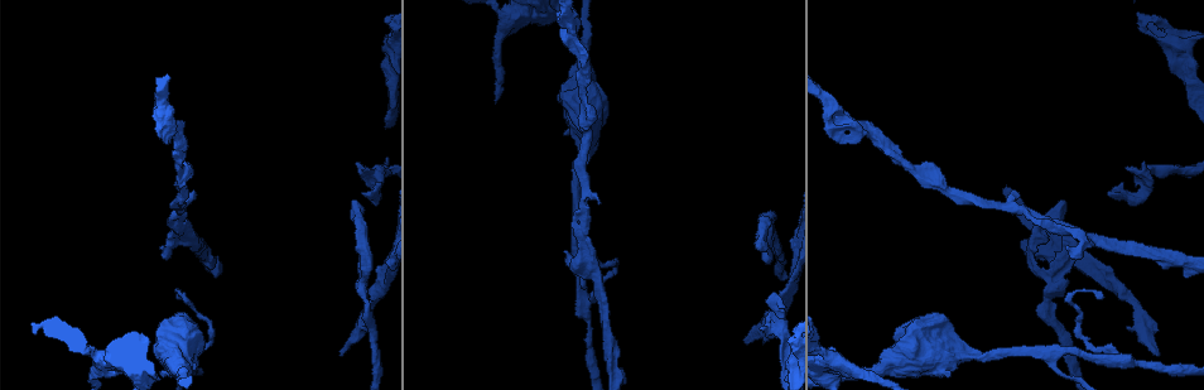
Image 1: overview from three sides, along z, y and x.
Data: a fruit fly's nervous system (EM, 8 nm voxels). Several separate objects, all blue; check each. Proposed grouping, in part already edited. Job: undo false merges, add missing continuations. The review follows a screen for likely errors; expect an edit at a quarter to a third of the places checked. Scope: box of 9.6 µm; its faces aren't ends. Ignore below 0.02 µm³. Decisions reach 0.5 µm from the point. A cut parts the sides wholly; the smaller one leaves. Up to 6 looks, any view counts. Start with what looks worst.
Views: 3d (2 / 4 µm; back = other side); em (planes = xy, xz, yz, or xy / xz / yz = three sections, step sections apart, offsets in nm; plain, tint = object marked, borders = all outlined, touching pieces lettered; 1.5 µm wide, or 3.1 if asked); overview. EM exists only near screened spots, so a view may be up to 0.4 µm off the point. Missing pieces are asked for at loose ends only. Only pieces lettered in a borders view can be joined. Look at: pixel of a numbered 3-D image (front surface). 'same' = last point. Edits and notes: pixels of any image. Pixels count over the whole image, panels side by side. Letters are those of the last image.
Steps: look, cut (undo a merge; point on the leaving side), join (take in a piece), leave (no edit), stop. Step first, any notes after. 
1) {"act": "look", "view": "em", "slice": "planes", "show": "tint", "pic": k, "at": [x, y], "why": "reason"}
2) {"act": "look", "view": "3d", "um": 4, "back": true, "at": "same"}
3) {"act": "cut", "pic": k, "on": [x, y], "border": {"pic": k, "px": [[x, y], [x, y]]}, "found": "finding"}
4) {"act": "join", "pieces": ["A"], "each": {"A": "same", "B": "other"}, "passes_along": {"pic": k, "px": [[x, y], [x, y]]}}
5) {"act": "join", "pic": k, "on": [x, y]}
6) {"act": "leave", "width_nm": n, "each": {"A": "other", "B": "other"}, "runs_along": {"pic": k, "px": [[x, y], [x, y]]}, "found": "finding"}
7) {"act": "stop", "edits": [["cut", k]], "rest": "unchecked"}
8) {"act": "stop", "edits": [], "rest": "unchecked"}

{"act": "look", "view": "em", "slice": "planes", "show": "tint", "pic": 1, "at": [1016, 191], "why": "free end"}

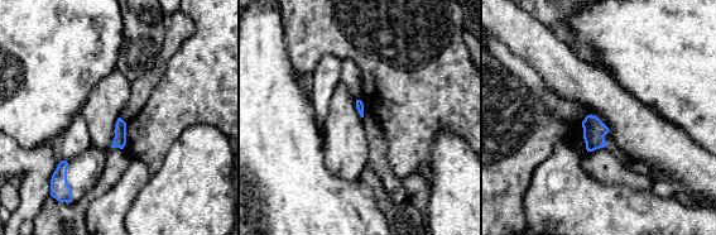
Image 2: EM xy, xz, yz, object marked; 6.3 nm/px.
{"act": "look", "view": "em", "slice": "planes", "show": "borders", "at": "same", "why": "what lies round it"}

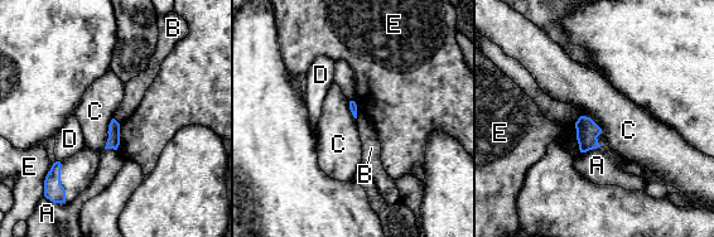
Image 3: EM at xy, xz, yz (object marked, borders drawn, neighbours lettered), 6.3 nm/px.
{"act": "leave", "longest_contact_nm": ["C", 240], "each": {"A": "other", "B": "other", "C": "other", "D": "other", "E": "other"}, "found": "no lettered piece goes on from it"}

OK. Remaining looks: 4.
{"act": "look", "view": "em", "slice": "yz", "step": 8, "show": "borders", "pic": 1, "at": [356, 200], "why": "an open end"}

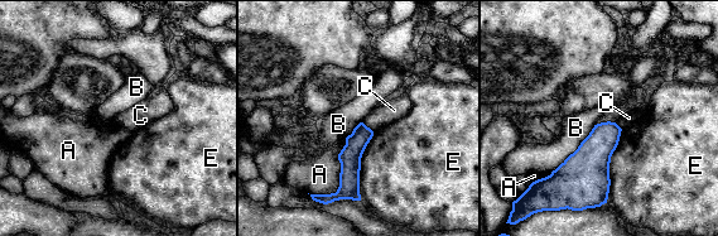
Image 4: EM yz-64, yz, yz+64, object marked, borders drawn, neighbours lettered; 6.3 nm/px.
{"act": "leave", "width_nm": 140, "each": {"A": "other", "B": "other", "C": "other", "E": "other"}, "found": "none of them fits"}

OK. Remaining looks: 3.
{"act": "look", "view": "em", "slice": "xy", "step": 4, "show": "tint", "pic": 1, "at": [180, 171], "why": "branch point"}

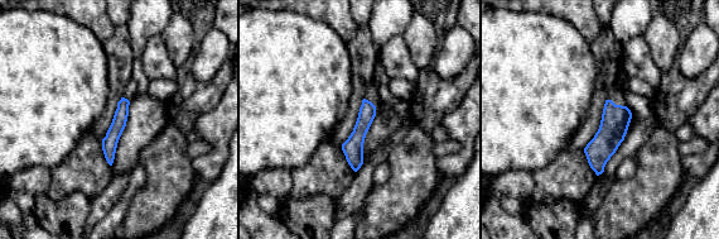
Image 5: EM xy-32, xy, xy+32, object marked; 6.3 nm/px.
{"act": "look", "view": "em", "slice": "planes", "show": "tint", "at": "same", "why": "cut it another way"}

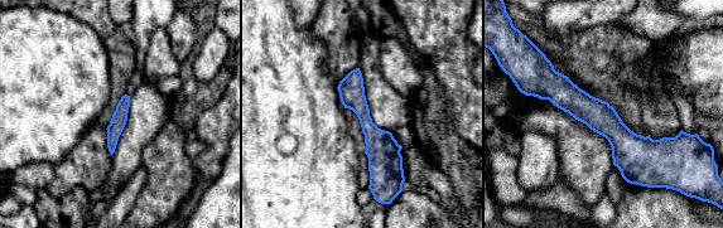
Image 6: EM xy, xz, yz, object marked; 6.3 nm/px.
{"act": "look", "view": "em", "slice": "planes", "show": "borders", "at": "same", "why": "see the neighbours"}

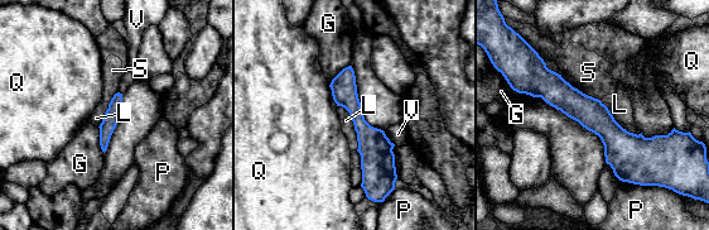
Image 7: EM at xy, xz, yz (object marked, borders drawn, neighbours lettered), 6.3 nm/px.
{"act": "leave", "width_nm": 100, "each": {"G": "other", "L": "other", "P": "other", "Q": "other", "S": "other", "V": "other"}, "border": {"pic": 7, "px": [[338, 105], [351, 118], [357, 149]]}, "found": "one neuron here"}

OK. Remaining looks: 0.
{"act": "stop", "edits": [], "rest": "unchecked"}

